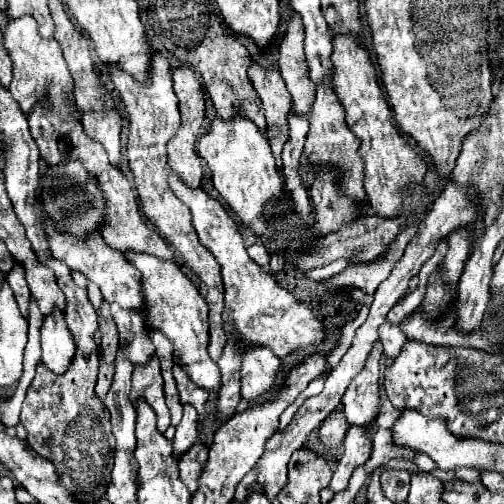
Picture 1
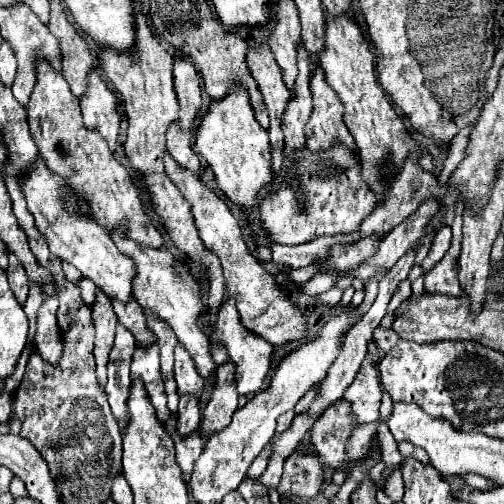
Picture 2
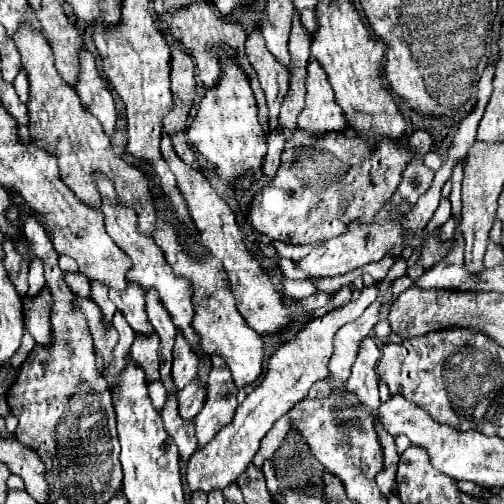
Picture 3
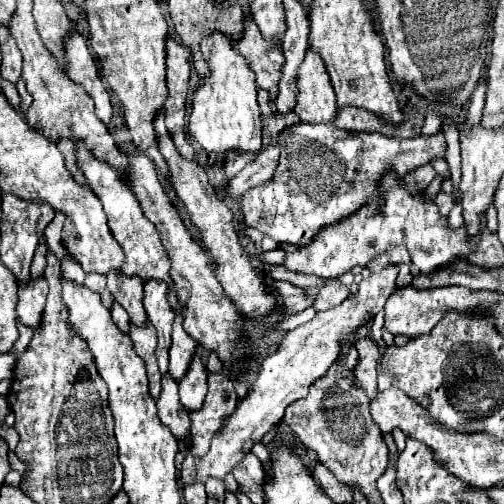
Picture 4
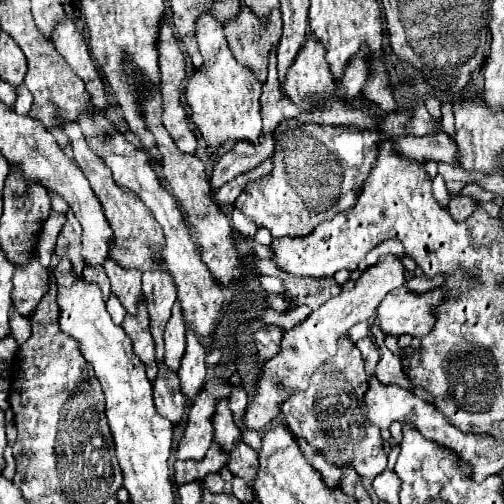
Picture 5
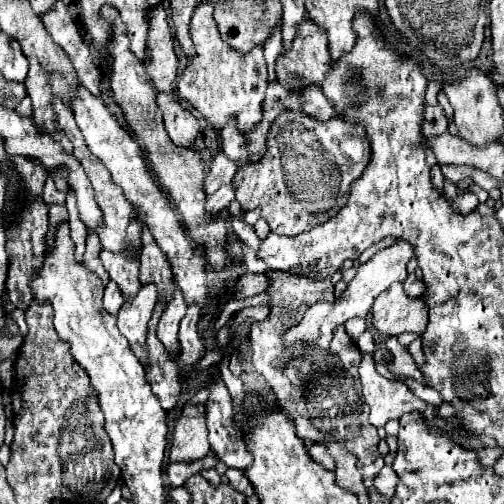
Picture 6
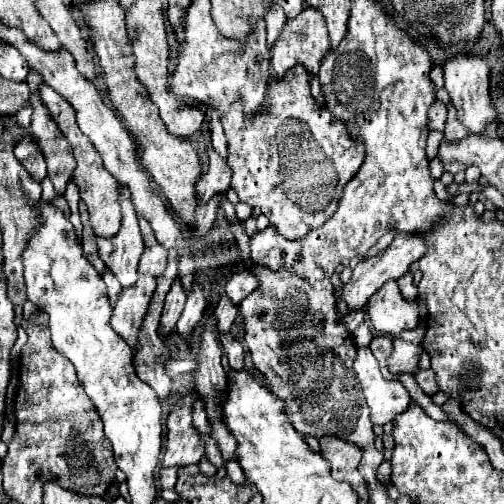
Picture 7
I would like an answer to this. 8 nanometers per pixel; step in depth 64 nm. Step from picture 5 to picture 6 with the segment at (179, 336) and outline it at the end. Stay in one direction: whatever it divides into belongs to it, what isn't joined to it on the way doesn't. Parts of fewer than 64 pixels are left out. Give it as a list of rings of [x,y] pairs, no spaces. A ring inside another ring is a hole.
[[[176,290],[176,296],[172,298],[172,304],[164,310],[160,322],[158,322],[158,340],[164,344],[168,356],[174,360],[180,354],[180,340],[178,340],[178,326],[180,320],[186,314],[184,298],[180,296],[180,290]]]

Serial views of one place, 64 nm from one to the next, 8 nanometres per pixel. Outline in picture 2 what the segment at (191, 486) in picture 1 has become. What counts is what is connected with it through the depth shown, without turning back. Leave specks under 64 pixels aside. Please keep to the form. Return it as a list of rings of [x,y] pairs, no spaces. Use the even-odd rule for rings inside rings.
[[[170,416],[168,424],[166,424],[166,430],[168,430],[168,434],[172,436],[172,440],[176,444],[176,462],[180,466],[180,470],[182,470],[182,480],[188,484],[190,478],[192,478],[194,462],[202,454],[206,440],[200,438],[196,432],[192,436],[188,436],[188,438],[180,438],[178,432],[176,432],[176,416]]]

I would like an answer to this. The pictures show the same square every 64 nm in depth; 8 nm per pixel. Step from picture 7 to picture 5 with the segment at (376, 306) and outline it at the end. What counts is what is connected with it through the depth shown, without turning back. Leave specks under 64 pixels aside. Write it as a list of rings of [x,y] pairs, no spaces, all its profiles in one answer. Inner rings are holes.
[[[400,286],[388,292],[376,312],[382,332],[394,336],[426,336],[436,322],[434,310],[440,300],[444,300],[444,290],[440,288],[424,294],[414,294],[408,286]]]

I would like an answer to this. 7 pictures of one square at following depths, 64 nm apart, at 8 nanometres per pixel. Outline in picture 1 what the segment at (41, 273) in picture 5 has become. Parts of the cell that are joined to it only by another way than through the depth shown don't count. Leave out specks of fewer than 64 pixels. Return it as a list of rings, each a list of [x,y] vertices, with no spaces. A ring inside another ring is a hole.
[[[46,316],[42,324],[42,360],[44,364],[56,372],[64,374],[74,360],[76,342],[66,328],[64,316]]]

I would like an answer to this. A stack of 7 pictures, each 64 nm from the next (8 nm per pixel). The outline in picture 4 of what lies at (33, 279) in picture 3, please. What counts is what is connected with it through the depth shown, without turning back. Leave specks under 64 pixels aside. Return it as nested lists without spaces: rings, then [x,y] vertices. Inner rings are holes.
[[[40,244],[40,246],[36,248],[34,262],[32,262],[32,266],[30,266],[30,276],[32,276],[32,278],[40,278],[42,272],[44,272],[44,268],[46,268],[46,246]]]

